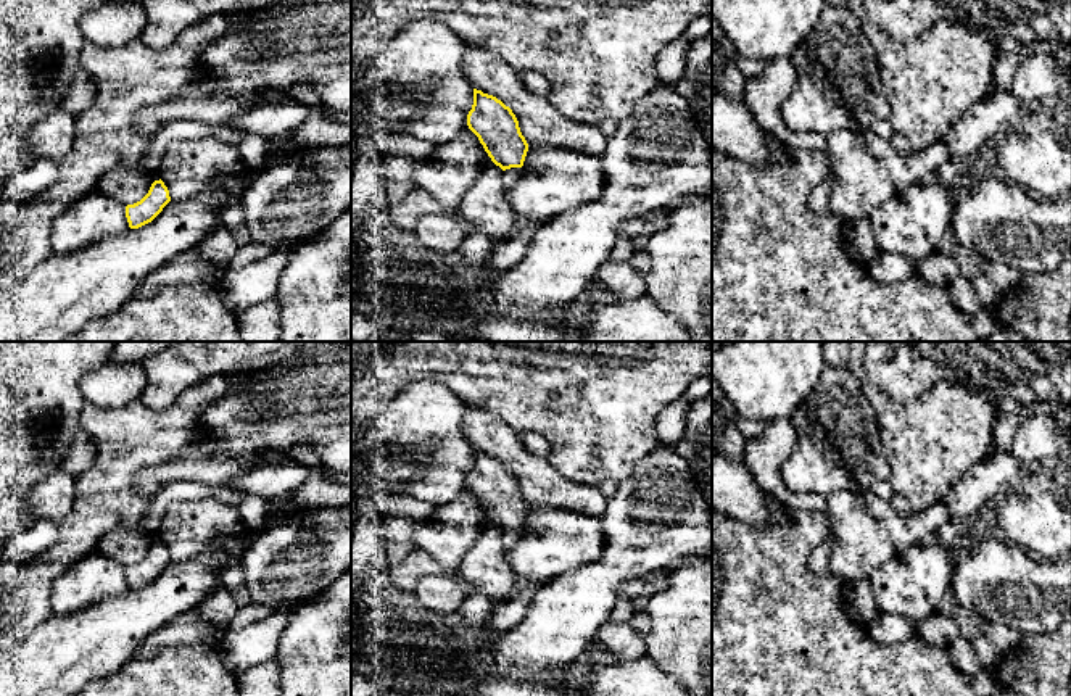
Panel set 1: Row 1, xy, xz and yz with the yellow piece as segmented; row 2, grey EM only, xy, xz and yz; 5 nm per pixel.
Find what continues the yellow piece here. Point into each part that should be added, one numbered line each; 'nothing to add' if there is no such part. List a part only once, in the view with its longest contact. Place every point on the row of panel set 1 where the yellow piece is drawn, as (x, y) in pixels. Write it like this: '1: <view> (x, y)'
1: xz (509, 176)

